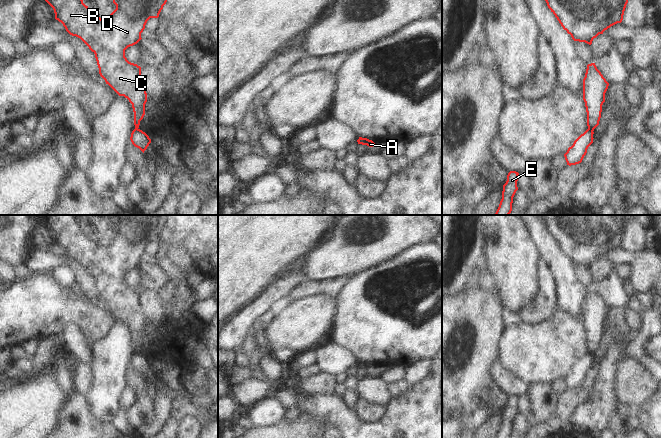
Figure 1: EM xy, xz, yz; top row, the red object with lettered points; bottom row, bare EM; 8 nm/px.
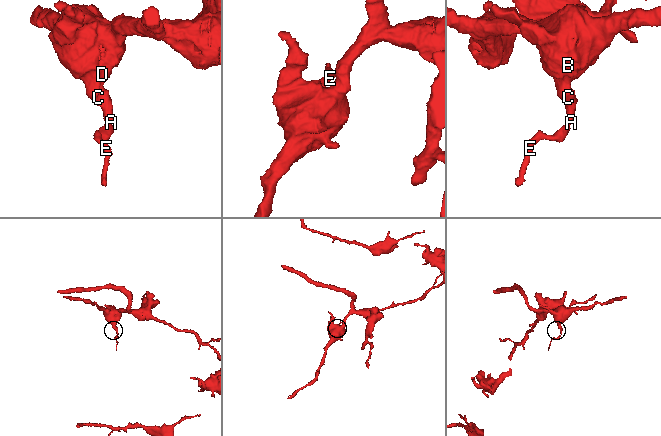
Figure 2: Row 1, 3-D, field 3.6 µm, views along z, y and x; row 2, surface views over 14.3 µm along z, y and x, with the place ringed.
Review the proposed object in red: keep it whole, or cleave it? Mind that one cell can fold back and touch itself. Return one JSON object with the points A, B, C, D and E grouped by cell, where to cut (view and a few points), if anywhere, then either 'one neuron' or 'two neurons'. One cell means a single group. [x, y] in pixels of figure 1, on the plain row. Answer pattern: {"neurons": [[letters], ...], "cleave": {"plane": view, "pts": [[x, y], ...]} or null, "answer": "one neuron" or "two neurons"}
{"neurons": [["A", "B", "C", "D"], ["E"]], "cleave": {"plane": "yz", "pts": [[588, 352], [592, 355]]}, "answer": "two neurons"}

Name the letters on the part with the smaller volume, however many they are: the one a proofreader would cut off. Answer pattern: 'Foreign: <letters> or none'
Foreign: E

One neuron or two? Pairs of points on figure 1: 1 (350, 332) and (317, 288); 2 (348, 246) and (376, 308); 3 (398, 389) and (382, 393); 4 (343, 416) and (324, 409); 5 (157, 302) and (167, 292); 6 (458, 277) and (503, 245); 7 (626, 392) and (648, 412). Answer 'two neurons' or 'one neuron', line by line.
1: two neurons
2: two neurons
3: two neurons
4: one neuron
5: two neurons
6: two neurons
7: two neurons

